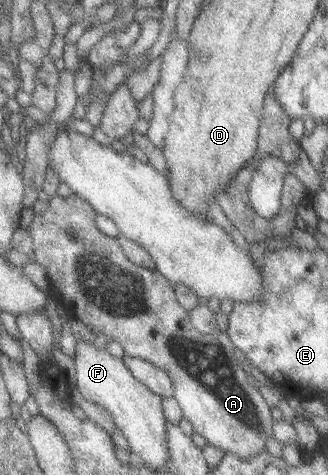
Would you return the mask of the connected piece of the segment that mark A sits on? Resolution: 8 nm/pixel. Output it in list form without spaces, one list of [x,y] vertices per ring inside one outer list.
[[[55,193],[52,198],[48,197],[45,203],[37,207],[36,212],[32,217],[32,221],[27,225],[26,230],[32,242],[32,253],[30,254],[30,258],[32,261],[38,263],[38,265],[44,270],[49,283],[49,290],[54,293],[57,303],[63,307],[63,311],[68,316],[79,319],[92,335],[104,335],[107,342],[116,342],[116,344],[118,344],[122,349],[123,354],[126,356],[136,357],[136,359],[146,361],[147,363],[158,367],[158,369],[162,369],[166,377],[168,377],[170,385],[172,385],[171,398],[178,404],[178,407],[182,412],[182,419],[185,419],[192,426],[193,433],[198,433],[198,435],[204,439],[206,444],[225,453],[232,453],[240,459],[248,459],[253,455],[258,455],[265,451],[265,441],[267,438],[274,438],[272,435],[273,420],[270,416],[270,409],[257,389],[253,388],[247,382],[241,367],[233,356],[234,349],[232,348],[226,333],[219,332],[217,339],[214,341],[208,341],[207,337],[196,332],[189,323],[188,311],[182,308],[176,301],[173,286],[171,286],[170,283],[168,283],[156,270],[149,270],[148,268],[136,266],[127,260],[126,256],[122,254],[121,246],[117,242],[117,238],[104,235],[95,226],[95,216],[95,211],[92,211],[92,208],[79,197],[72,194],[62,197]]]

